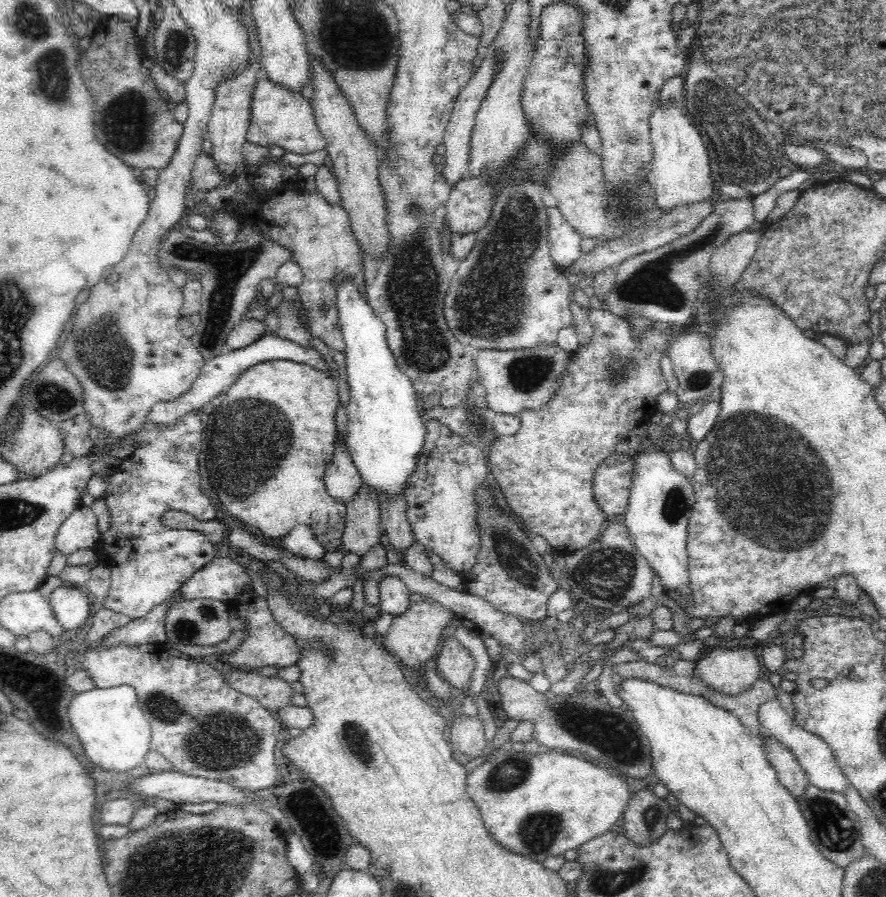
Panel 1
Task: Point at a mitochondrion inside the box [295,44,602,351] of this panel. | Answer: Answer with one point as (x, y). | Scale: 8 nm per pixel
(486, 307)

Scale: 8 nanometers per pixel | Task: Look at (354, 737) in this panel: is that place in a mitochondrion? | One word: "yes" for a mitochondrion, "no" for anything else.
yes

